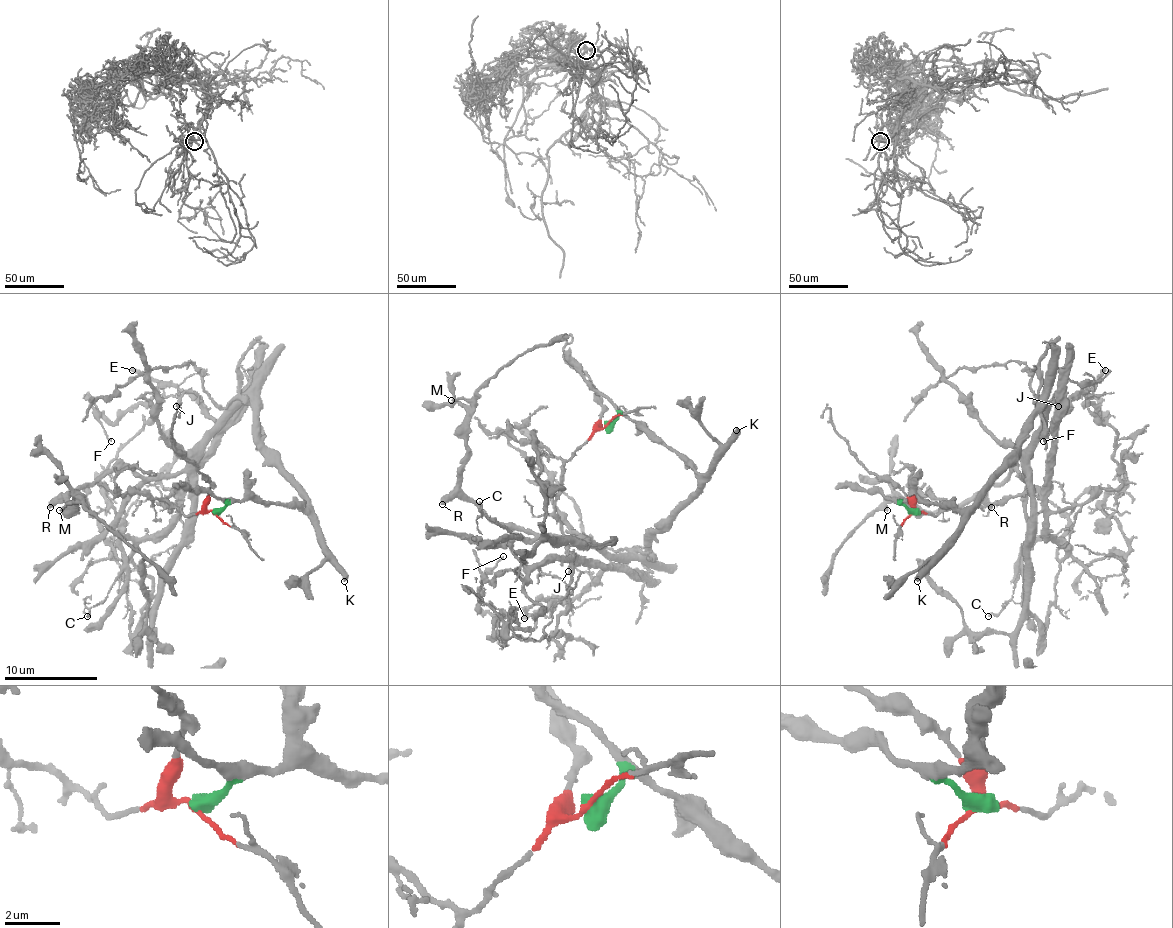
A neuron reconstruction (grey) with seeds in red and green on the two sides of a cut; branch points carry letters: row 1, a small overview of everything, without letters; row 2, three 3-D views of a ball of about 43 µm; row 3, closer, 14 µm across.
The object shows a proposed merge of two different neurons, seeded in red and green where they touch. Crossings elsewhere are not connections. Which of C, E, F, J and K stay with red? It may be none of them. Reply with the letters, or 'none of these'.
C, E, F, J

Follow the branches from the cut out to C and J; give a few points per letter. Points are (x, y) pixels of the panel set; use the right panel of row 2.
C: (912, 514), (1038, 495), (1052, 537), (1024, 553), (1012, 595), (989, 616)
J: (912, 514), (1038, 490), (1064, 413), (1059, 392), (1059, 406)

